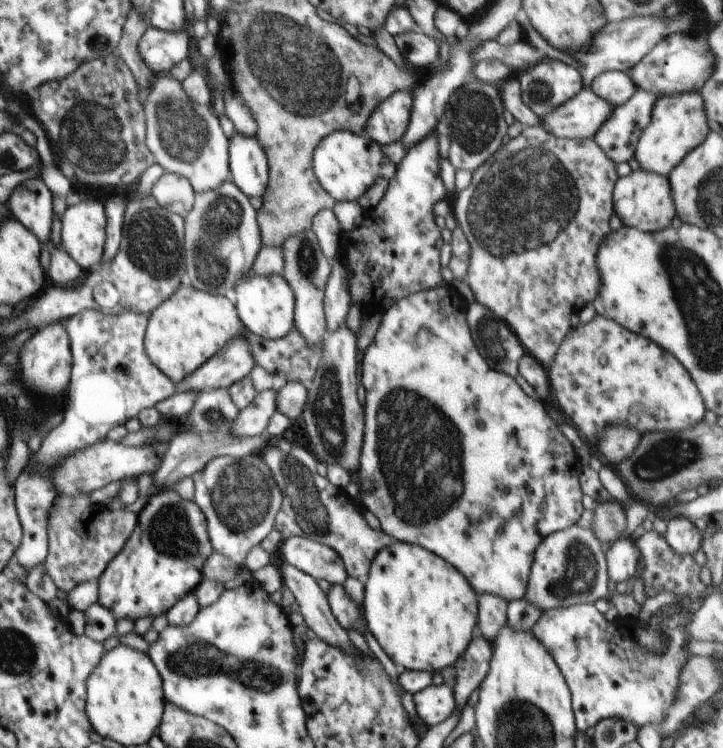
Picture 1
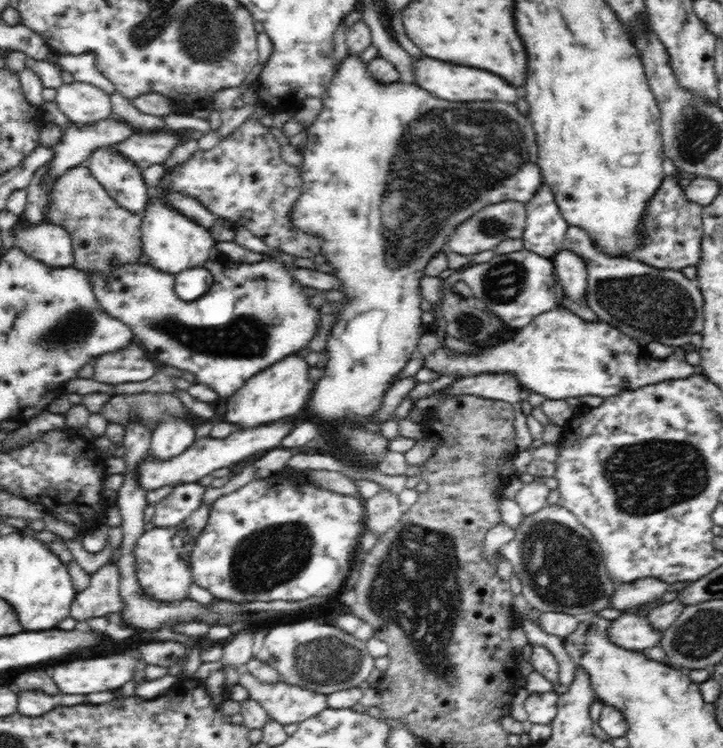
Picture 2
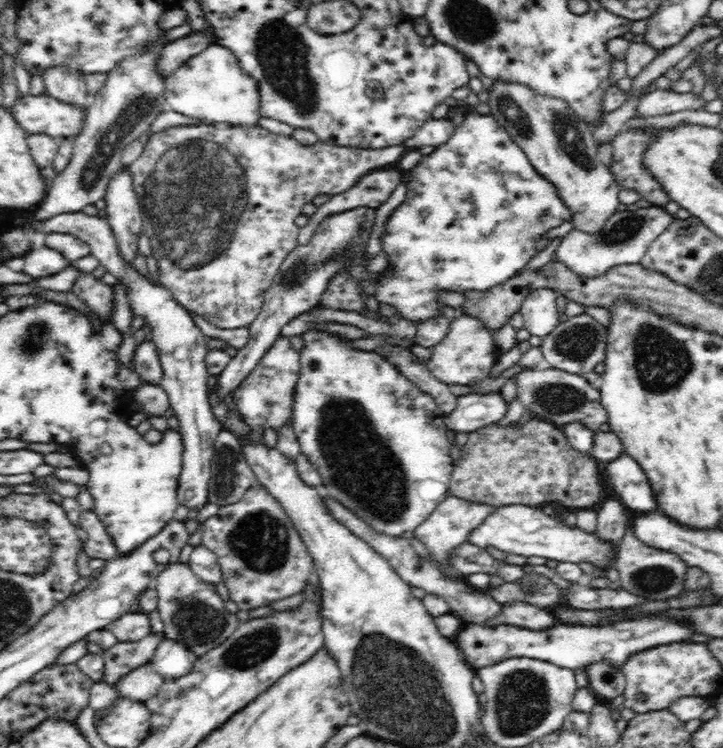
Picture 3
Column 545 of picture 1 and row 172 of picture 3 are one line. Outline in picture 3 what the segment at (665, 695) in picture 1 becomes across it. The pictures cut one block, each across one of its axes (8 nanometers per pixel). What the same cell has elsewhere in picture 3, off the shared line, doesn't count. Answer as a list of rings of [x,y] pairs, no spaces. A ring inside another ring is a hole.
[[[627,129],[612,141],[614,148],[610,172],[621,188],[636,190],[652,206],[665,206],[671,198],[661,184],[643,167],[643,154],[652,139],[641,129]]]

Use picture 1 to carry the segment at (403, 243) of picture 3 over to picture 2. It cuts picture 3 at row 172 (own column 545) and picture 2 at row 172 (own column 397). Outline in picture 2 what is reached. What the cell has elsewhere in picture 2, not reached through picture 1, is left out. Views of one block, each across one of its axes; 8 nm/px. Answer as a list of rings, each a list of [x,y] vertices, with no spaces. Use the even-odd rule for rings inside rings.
[[[348,53],[340,62],[332,82],[321,99],[321,112],[306,130],[307,142],[304,147],[300,148],[303,158],[302,166],[299,167],[303,182],[302,194],[296,200],[290,216],[293,227],[298,227],[298,229],[322,239],[319,252],[326,257],[326,263],[333,266],[334,272],[330,274],[336,276],[341,283],[338,290],[345,294],[347,300],[337,302],[339,317],[334,321],[324,349],[327,364],[324,366],[322,377],[314,384],[308,406],[312,416],[317,418],[320,425],[329,426],[332,434],[340,436],[340,440],[346,444],[346,450],[352,454],[352,460],[356,462],[354,465],[376,466],[388,450],[389,439],[379,432],[379,426],[378,430],[373,432],[366,428],[366,424],[372,422],[384,394],[396,382],[394,381],[395,376],[412,357],[416,356],[419,338],[430,331],[429,326],[422,323],[420,319],[423,312],[420,307],[422,299],[420,281],[426,274],[424,267],[436,253],[444,251],[446,241],[460,223],[478,213],[486,205],[504,201],[518,201],[526,204],[538,191],[538,187],[542,186],[543,178],[537,163],[536,132],[532,128],[530,119],[518,110],[515,103],[498,101],[446,102],[415,84],[401,81],[388,84],[377,82],[367,70],[367,64],[361,60],[360,55],[352,55],[352,53]]]

